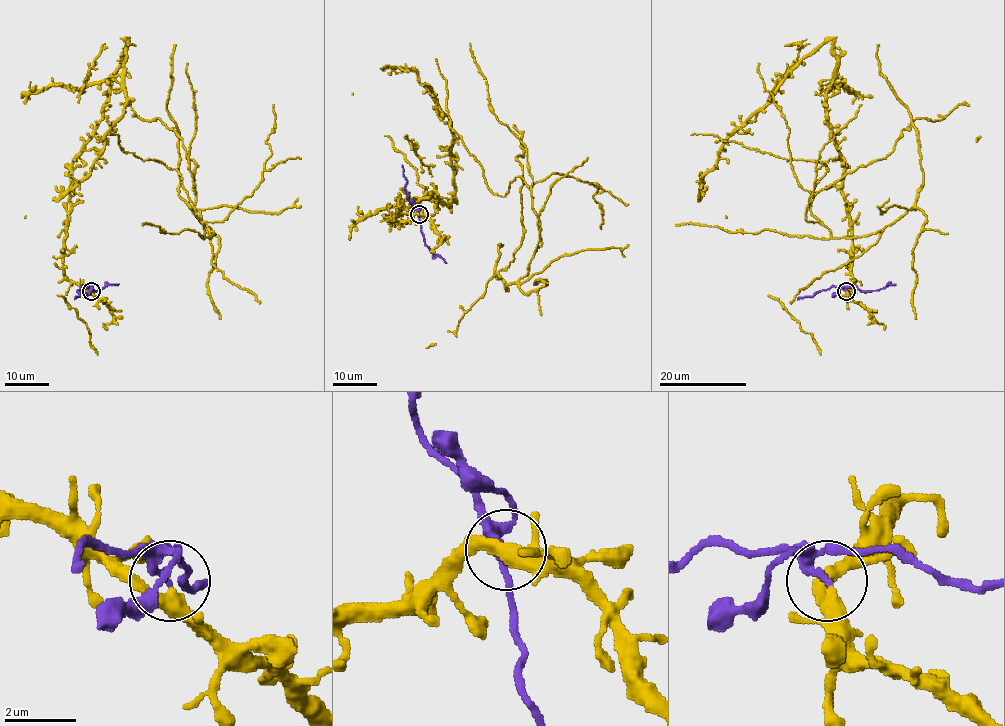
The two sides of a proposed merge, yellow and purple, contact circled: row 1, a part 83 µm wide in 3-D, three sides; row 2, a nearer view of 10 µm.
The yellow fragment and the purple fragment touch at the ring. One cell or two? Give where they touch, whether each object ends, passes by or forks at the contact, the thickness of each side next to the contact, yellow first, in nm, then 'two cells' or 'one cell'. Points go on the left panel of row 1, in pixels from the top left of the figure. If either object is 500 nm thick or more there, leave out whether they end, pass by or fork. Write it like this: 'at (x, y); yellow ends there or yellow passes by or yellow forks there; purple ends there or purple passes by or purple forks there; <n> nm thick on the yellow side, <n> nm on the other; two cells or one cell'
at (91, 291); yellow passes by; purple ends there; 360 nm thick on the yellow side, 220 nm on the other; two cells

